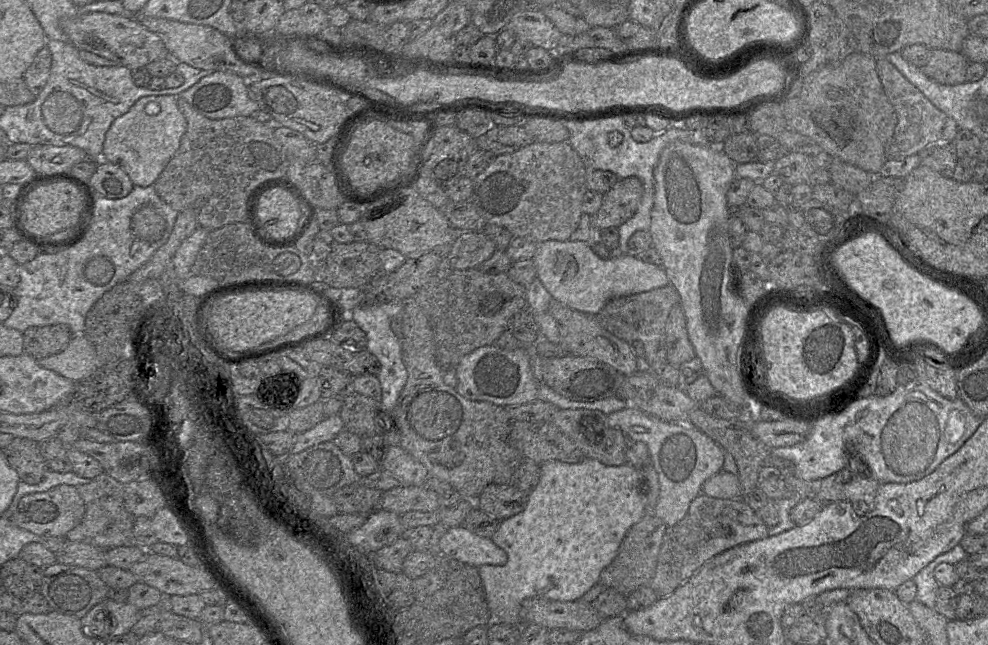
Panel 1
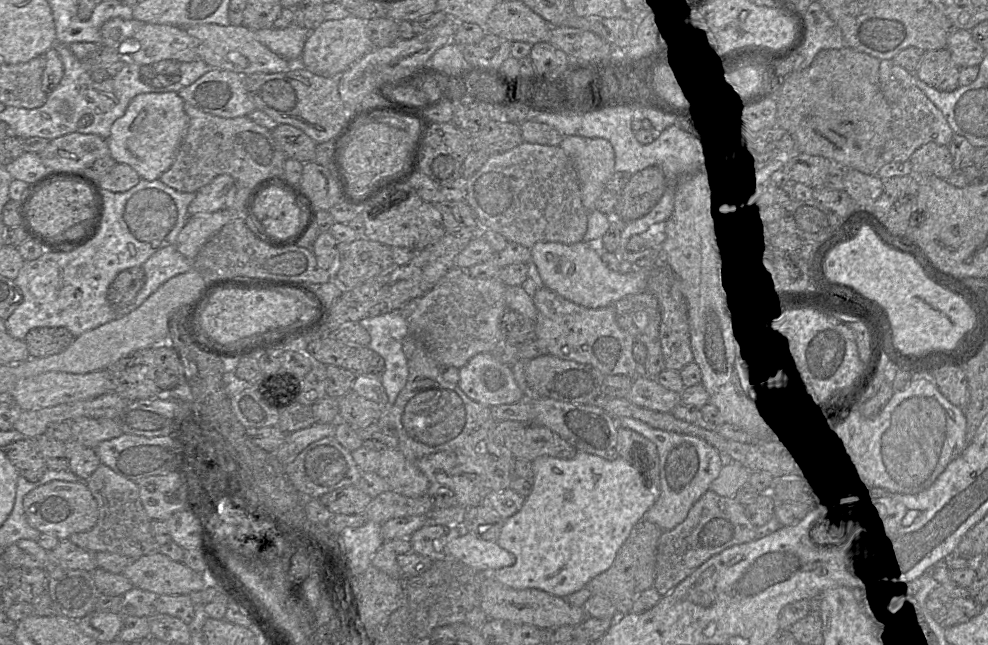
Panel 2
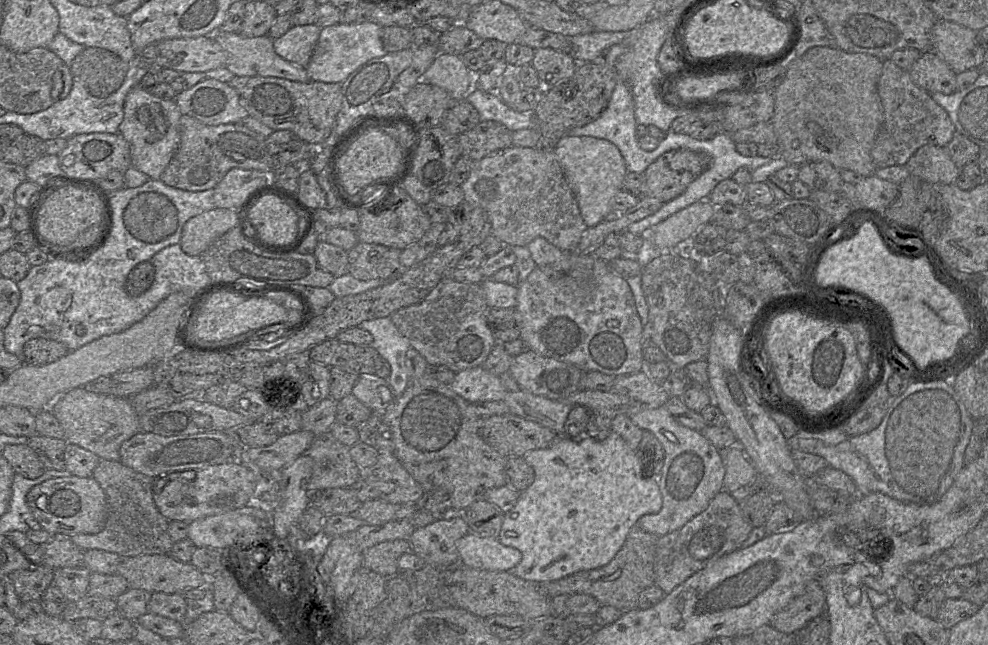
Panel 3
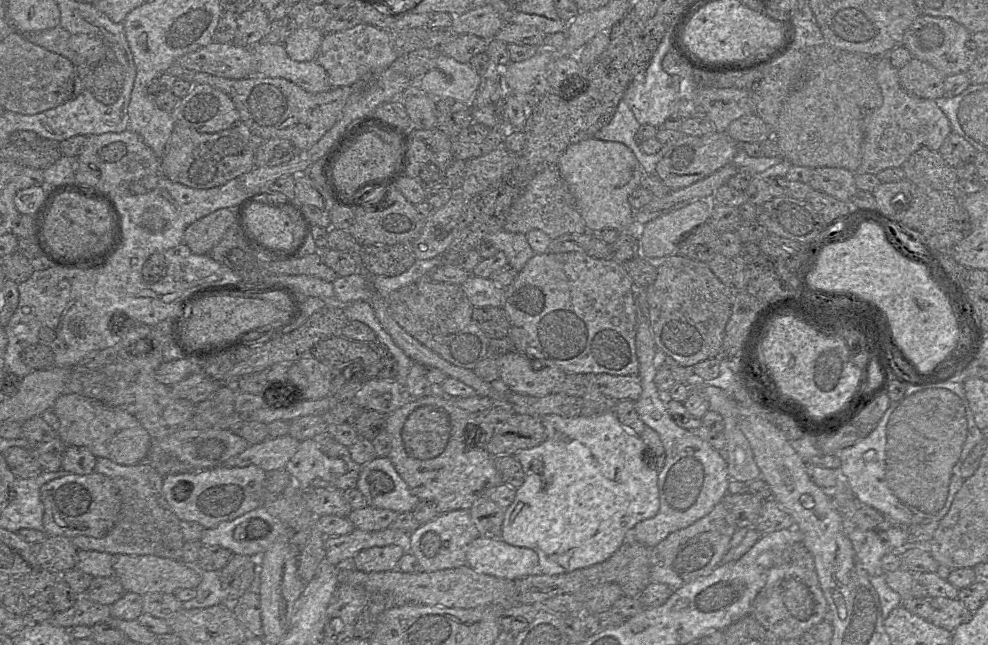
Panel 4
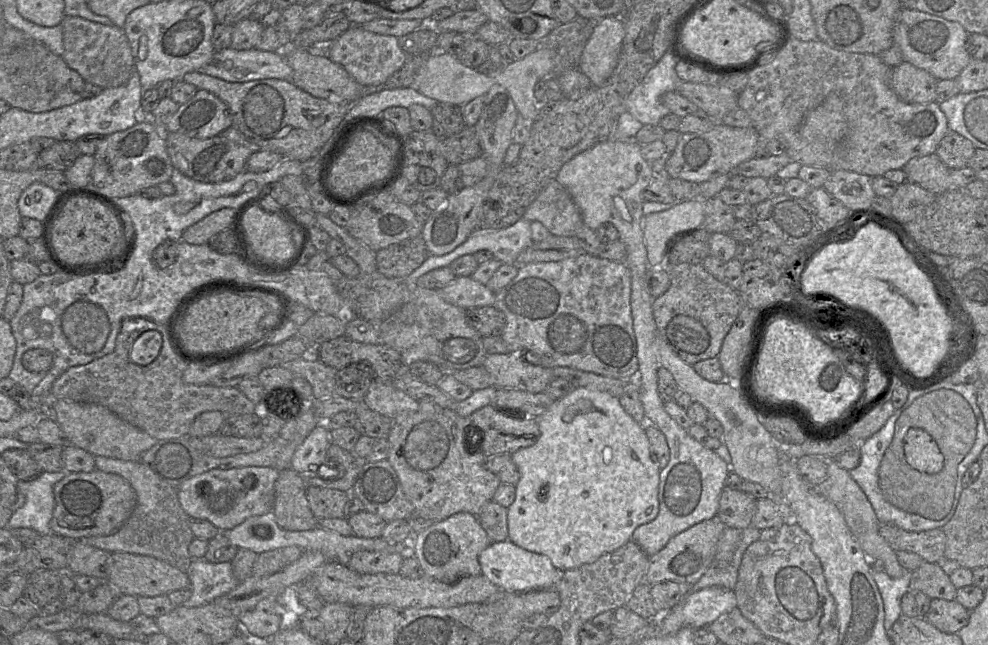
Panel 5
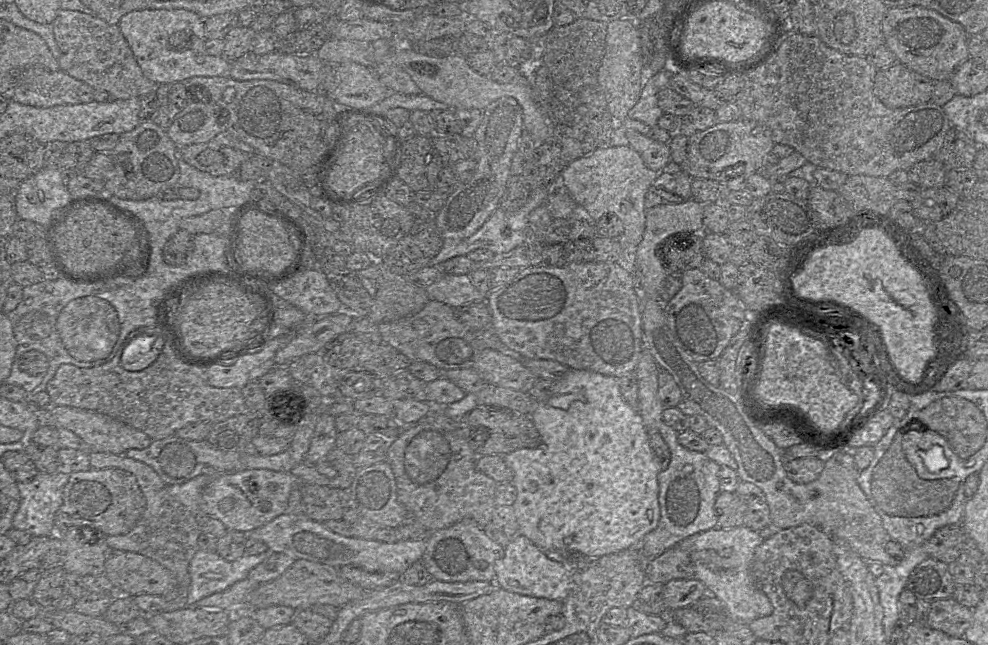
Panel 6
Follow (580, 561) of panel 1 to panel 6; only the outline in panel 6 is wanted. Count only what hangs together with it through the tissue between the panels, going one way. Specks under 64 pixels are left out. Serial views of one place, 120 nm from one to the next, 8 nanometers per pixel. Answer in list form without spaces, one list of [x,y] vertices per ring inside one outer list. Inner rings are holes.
[[[569,369],[561,379],[555,382],[554,393],[547,400],[540,401],[530,417],[541,436],[541,444],[537,448],[521,448],[503,456],[506,465],[513,472],[511,483],[517,491],[512,508],[519,526],[519,534],[527,537],[537,547],[552,556],[580,553],[585,558],[598,558],[637,547],[643,537],[657,527],[660,519],[658,500],[660,465],[650,447],[649,431],[637,409],[632,408],[622,397],[617,379],[590,370]]]

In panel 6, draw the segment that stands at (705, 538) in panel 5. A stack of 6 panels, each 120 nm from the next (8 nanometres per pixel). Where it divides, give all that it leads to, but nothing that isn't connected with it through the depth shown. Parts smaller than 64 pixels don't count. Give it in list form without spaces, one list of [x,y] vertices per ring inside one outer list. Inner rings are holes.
[[[675,545],[650,559],[646,582],[665,584],[674,579],[694,577],[694,565],[688,552]]]

